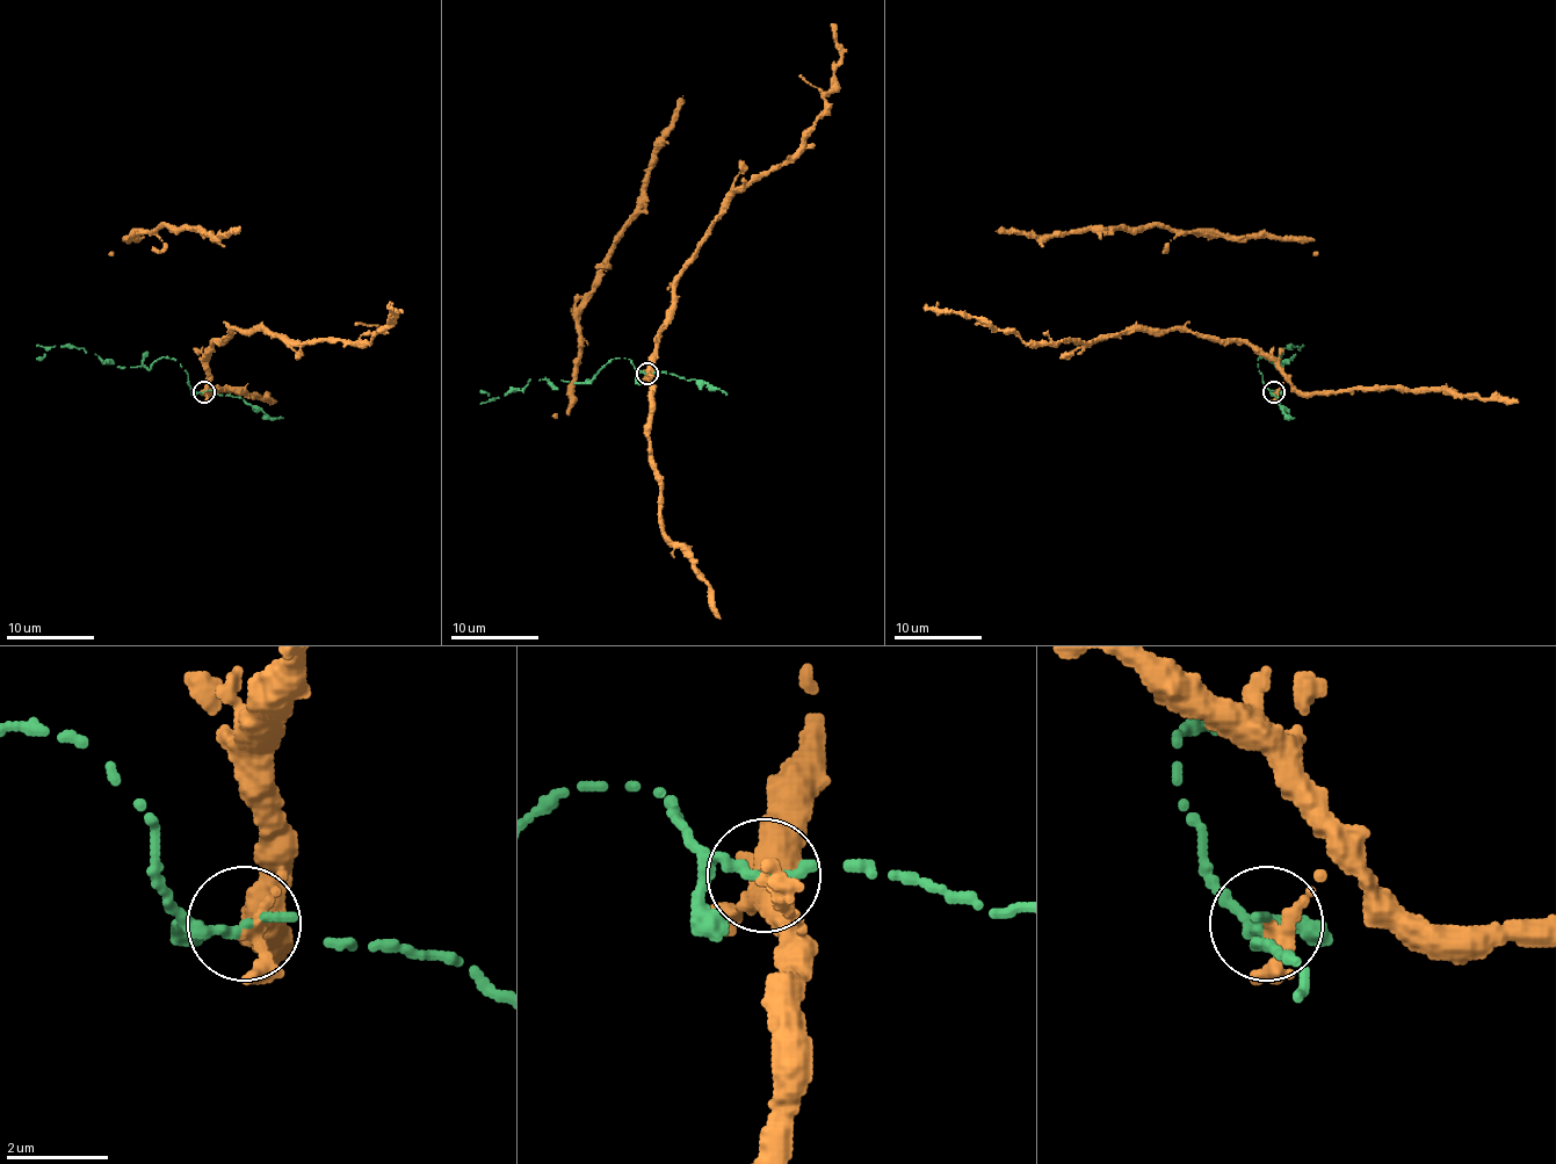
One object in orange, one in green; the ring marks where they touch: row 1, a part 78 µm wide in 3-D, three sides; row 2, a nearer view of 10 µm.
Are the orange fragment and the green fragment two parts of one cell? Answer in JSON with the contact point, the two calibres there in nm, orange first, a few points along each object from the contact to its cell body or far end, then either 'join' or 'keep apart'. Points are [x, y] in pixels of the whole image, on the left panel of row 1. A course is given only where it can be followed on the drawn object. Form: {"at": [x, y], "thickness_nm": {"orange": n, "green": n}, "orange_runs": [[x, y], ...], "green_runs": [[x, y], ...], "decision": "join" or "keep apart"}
{"at": [203, 391], "thickness_nm": {"orange": 320, "green": 280}, "orange_runs": [[204, 392], [210, 383], [212, 344], [232, 330], [263, 330], [292, 341], [368, 344], [397, 312], [388, 308]], "green_runs": [[204, 392], [195, 392], [188, 374], [173, 359], [161, 356], [149, 369], [56, 345], [36, 359]], "decision": "keep apart"}

